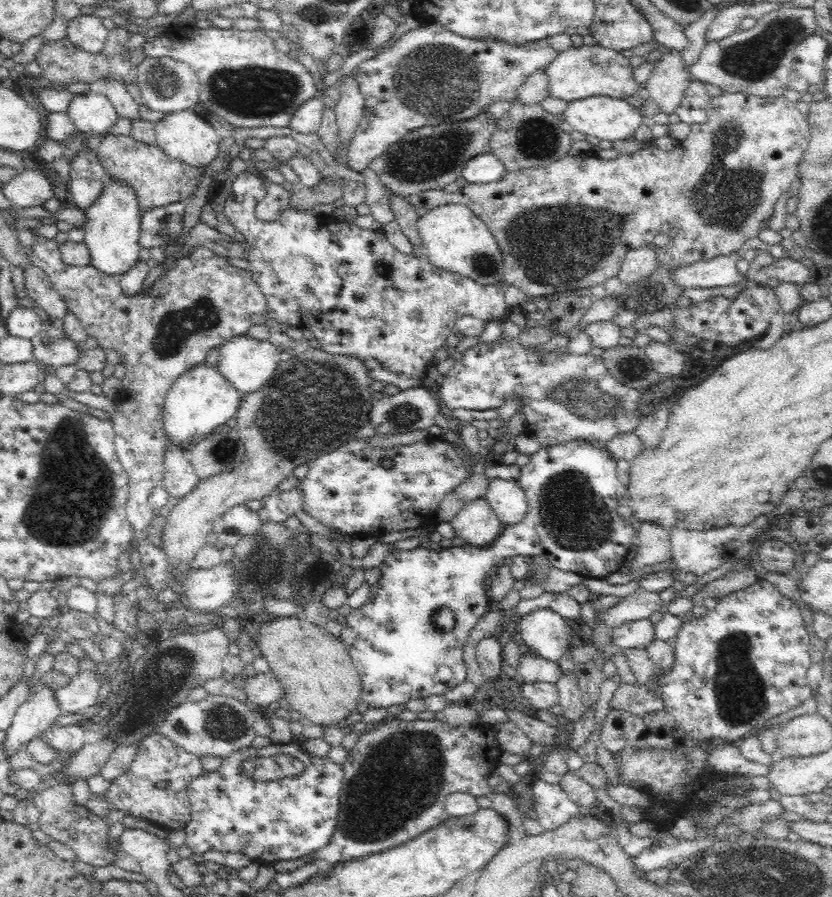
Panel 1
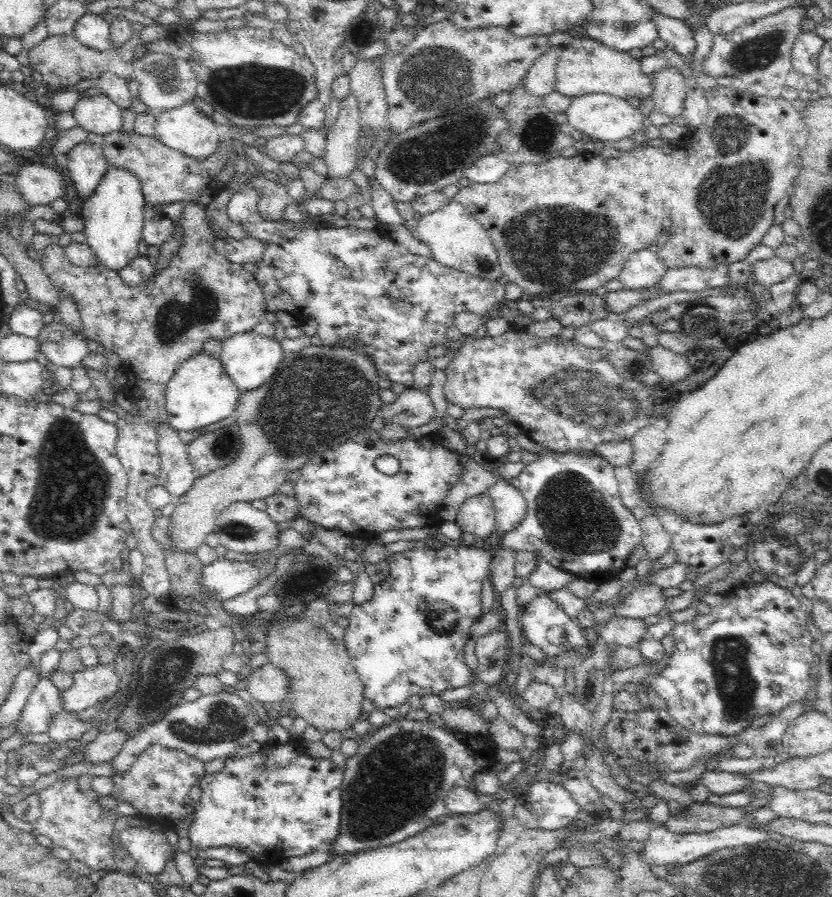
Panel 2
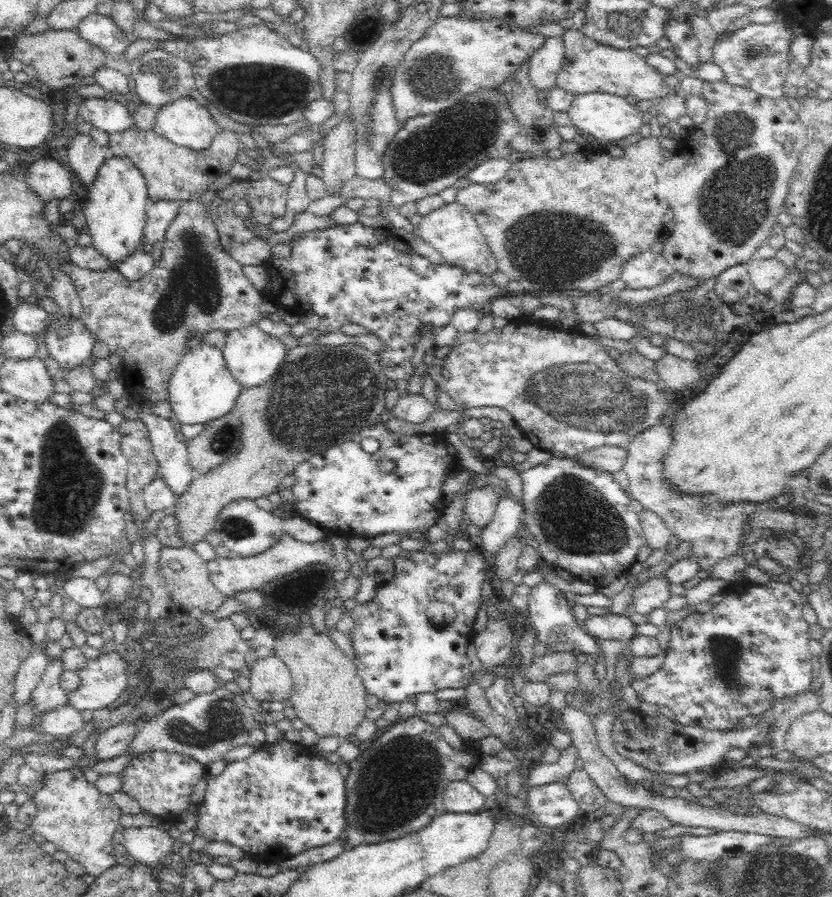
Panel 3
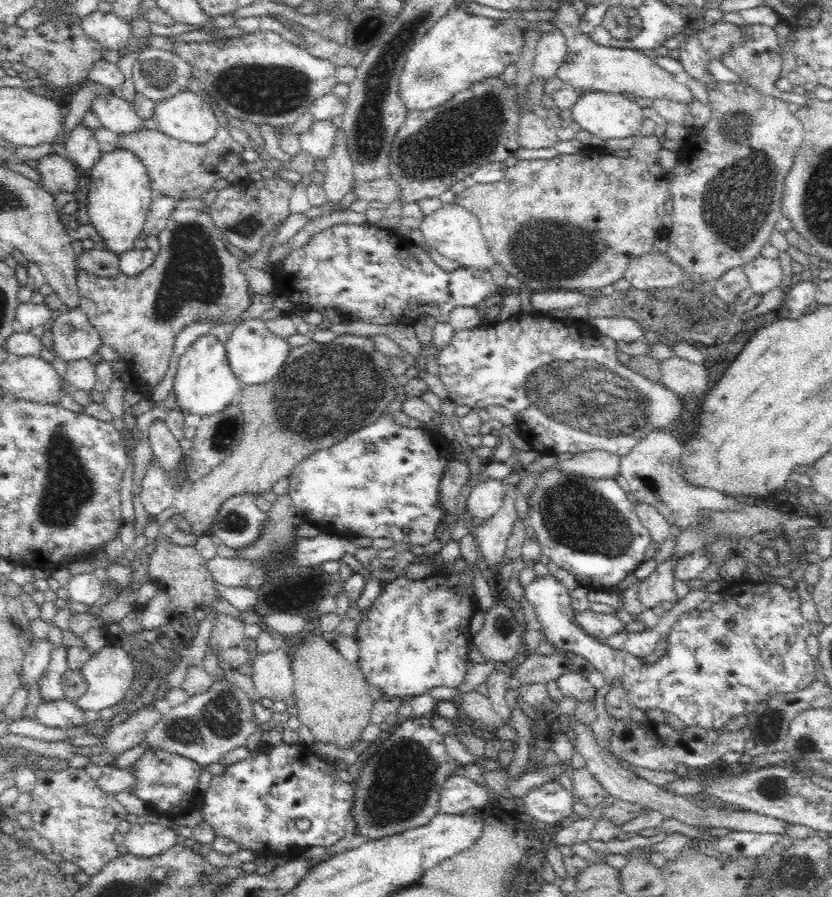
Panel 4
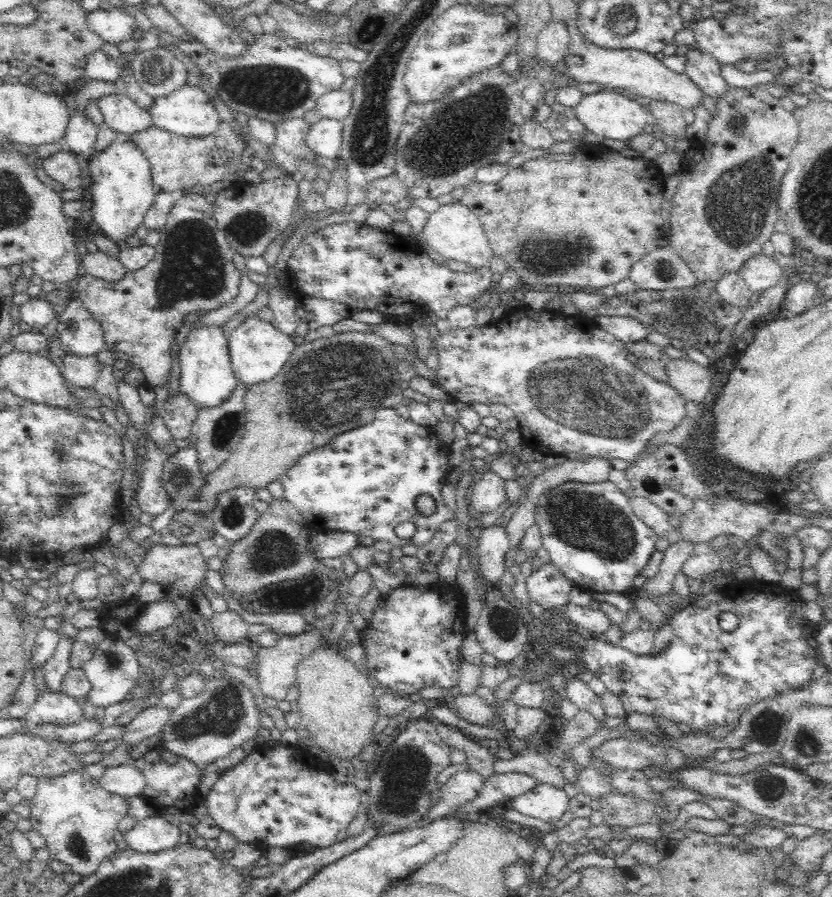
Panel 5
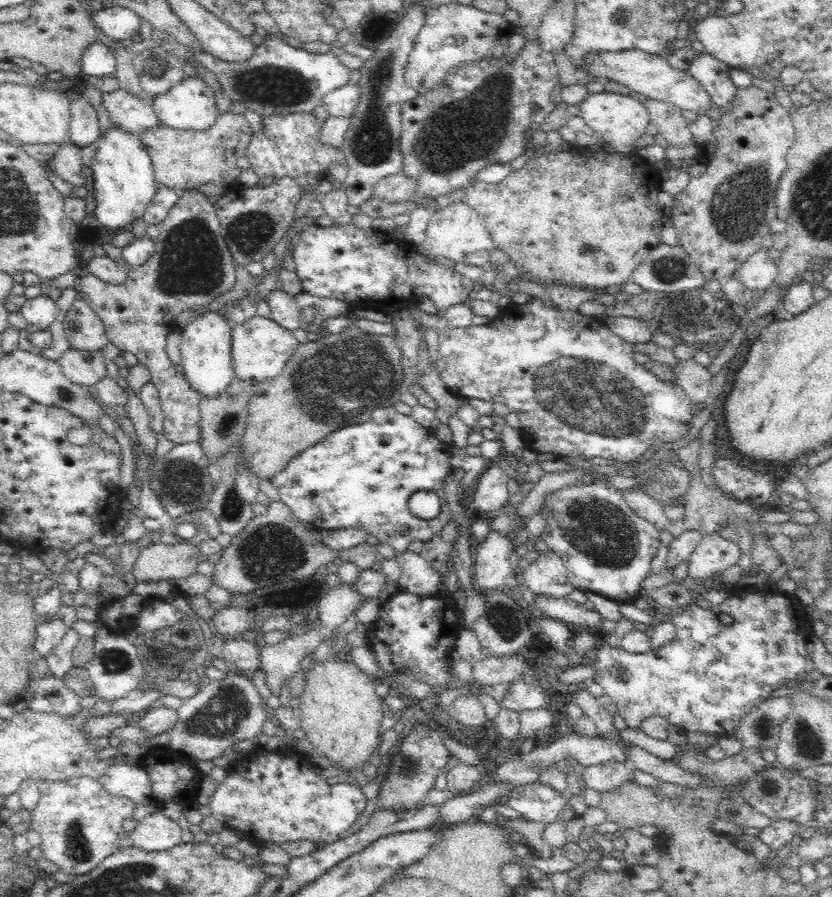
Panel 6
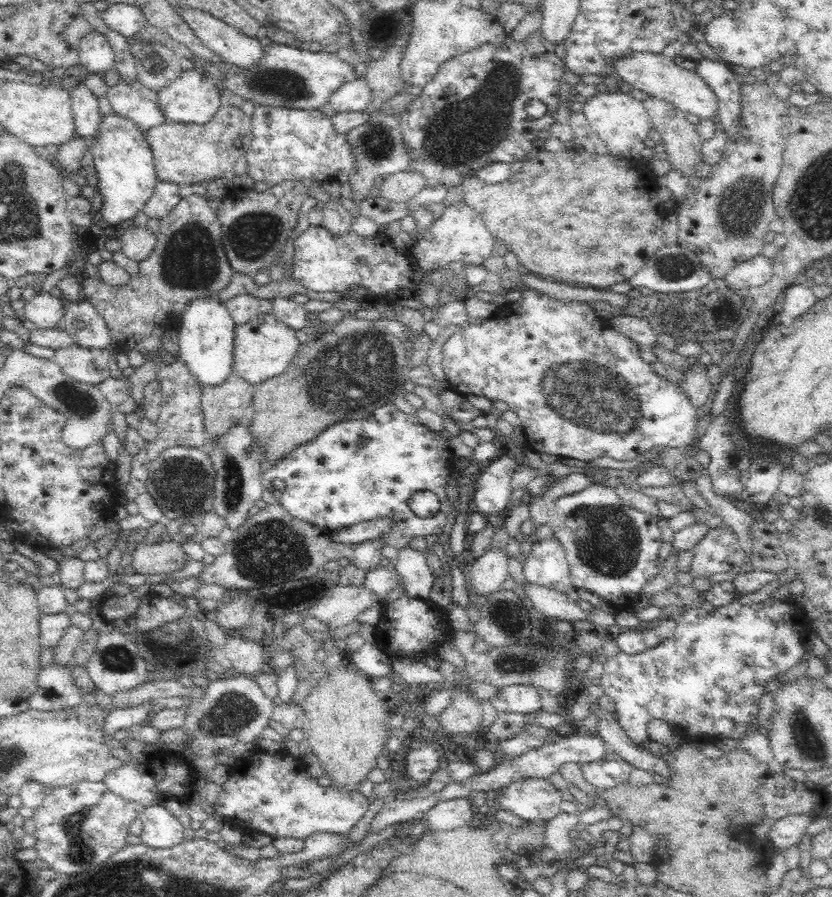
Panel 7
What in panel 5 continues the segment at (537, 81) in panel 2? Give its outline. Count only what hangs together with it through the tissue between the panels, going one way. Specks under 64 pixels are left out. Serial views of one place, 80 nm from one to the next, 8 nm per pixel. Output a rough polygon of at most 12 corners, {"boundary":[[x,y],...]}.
{"boundary":[[546,20],[537,38],[537,56],[557,64],[569,48],[567,24]]}

